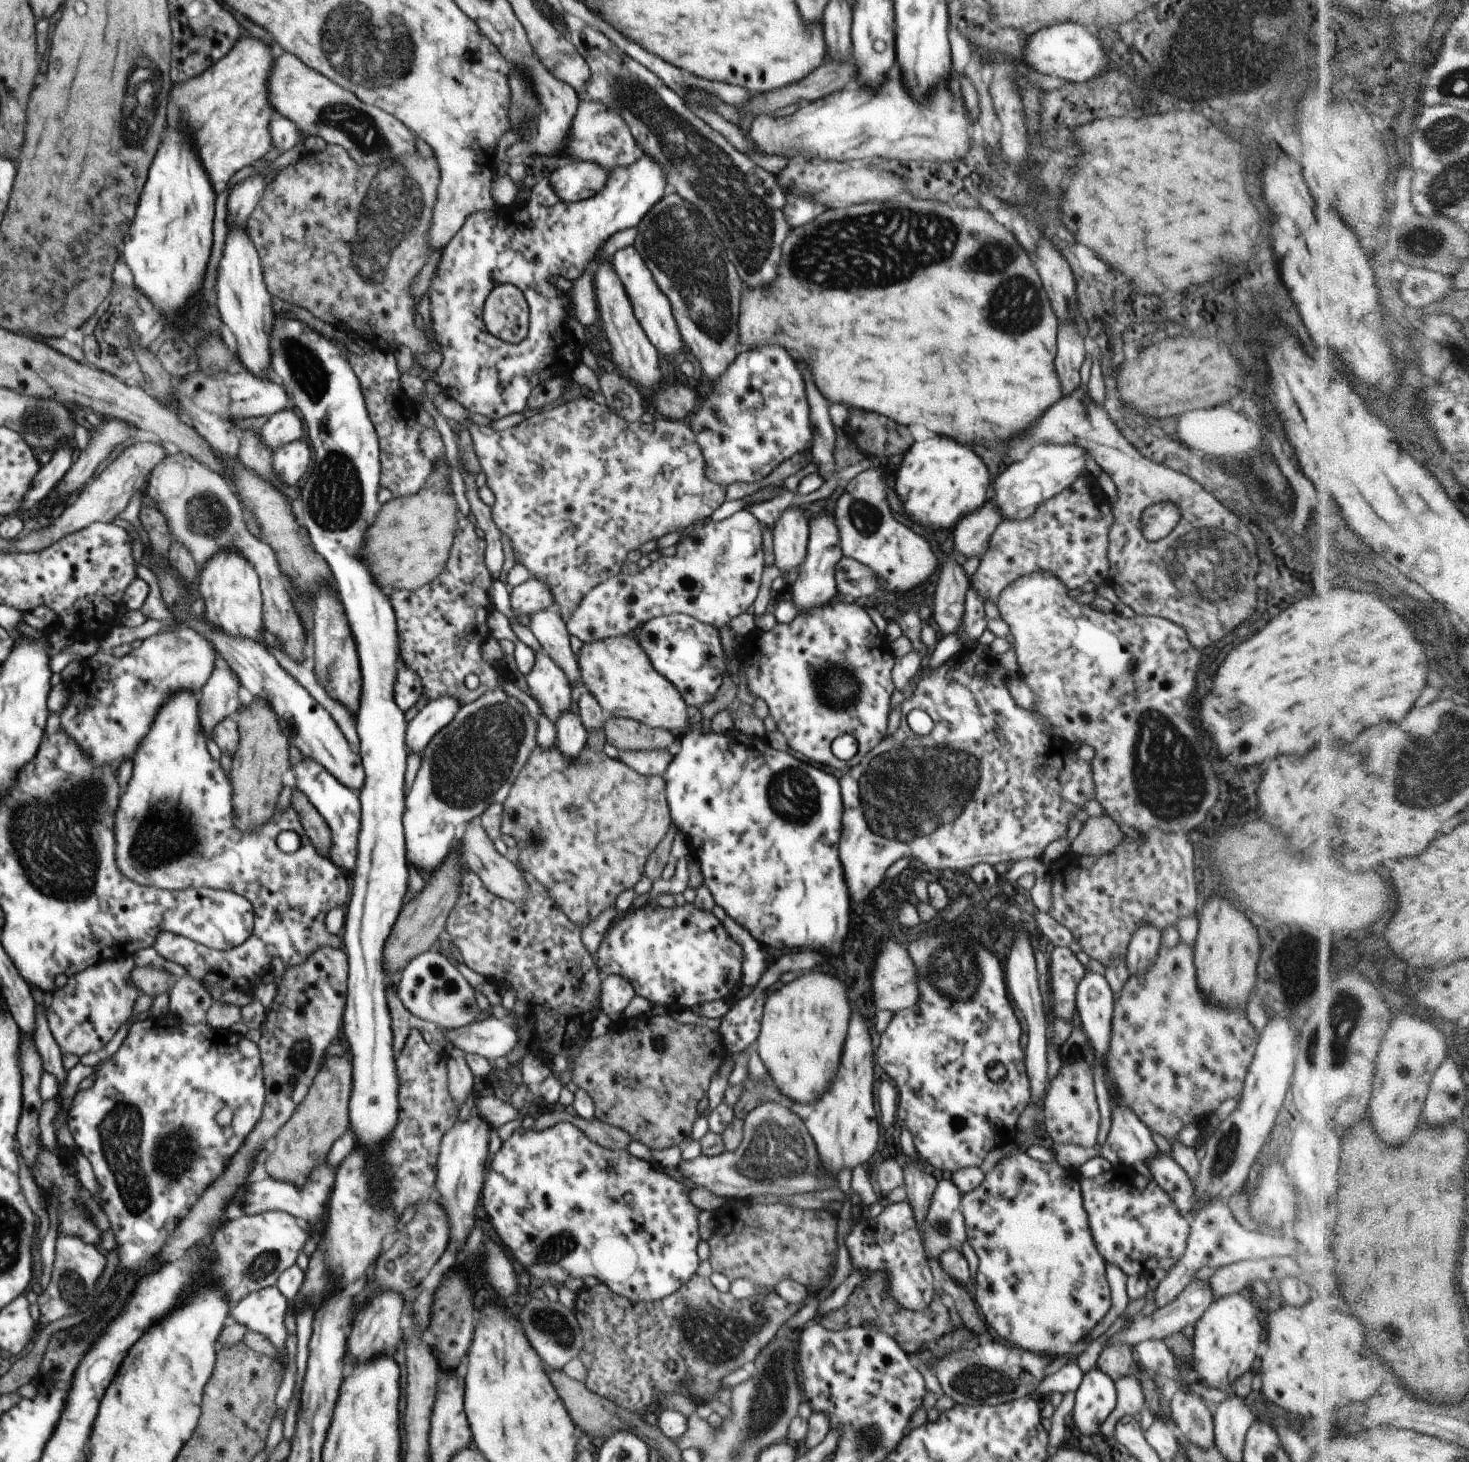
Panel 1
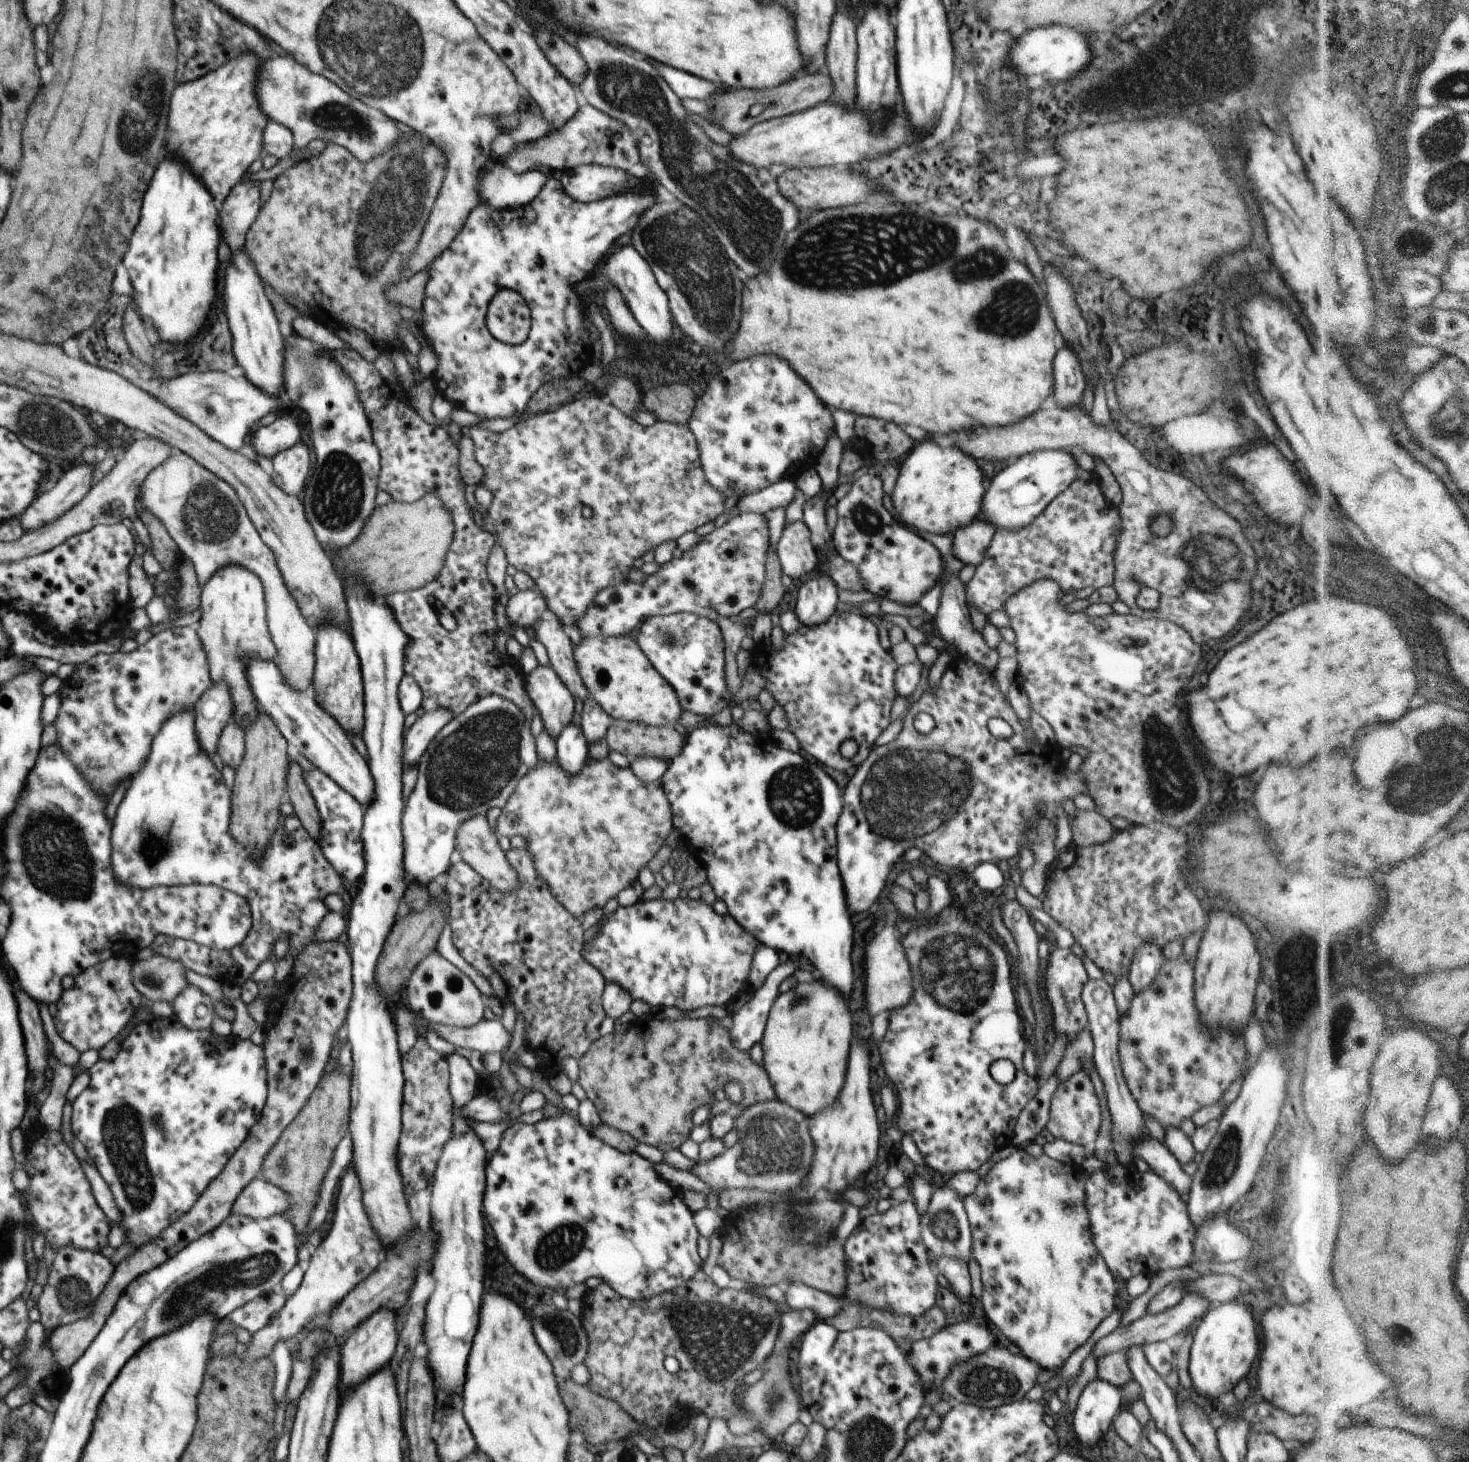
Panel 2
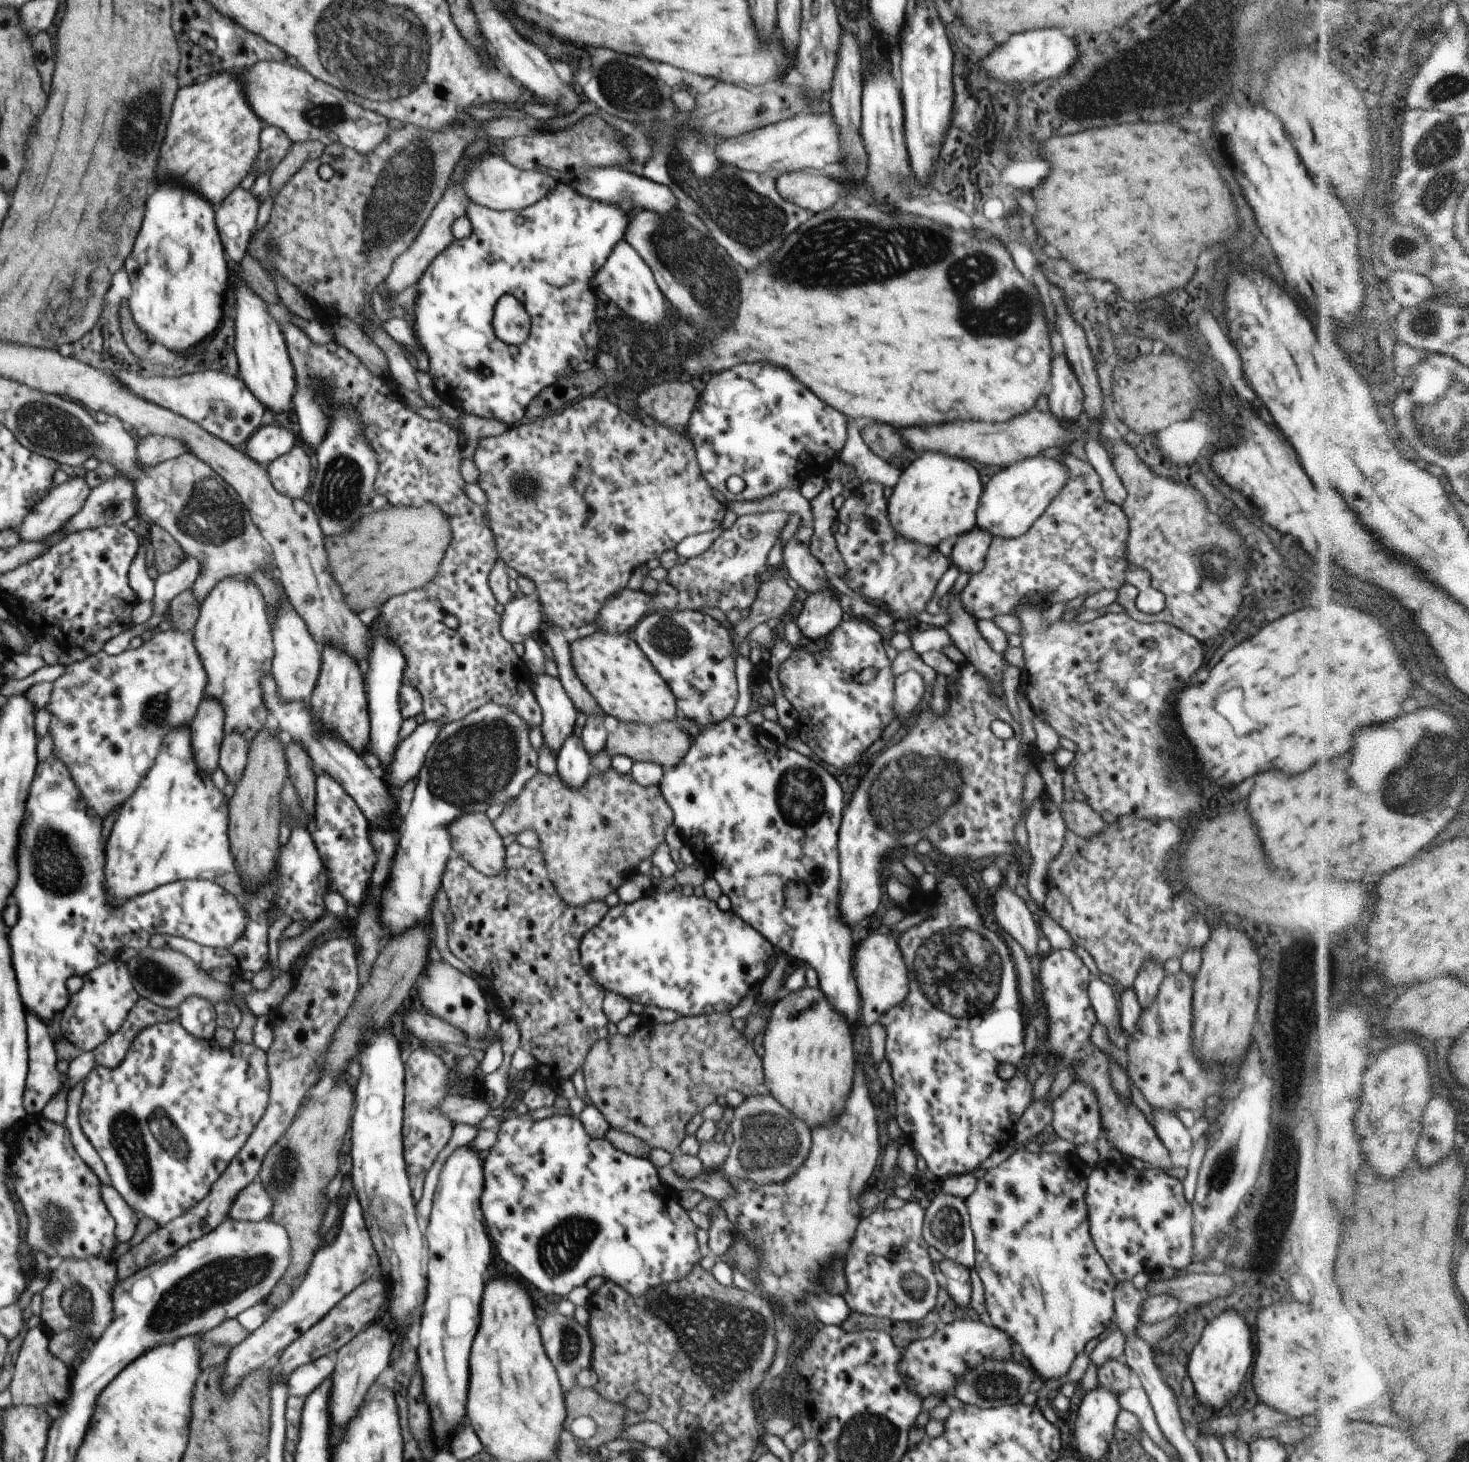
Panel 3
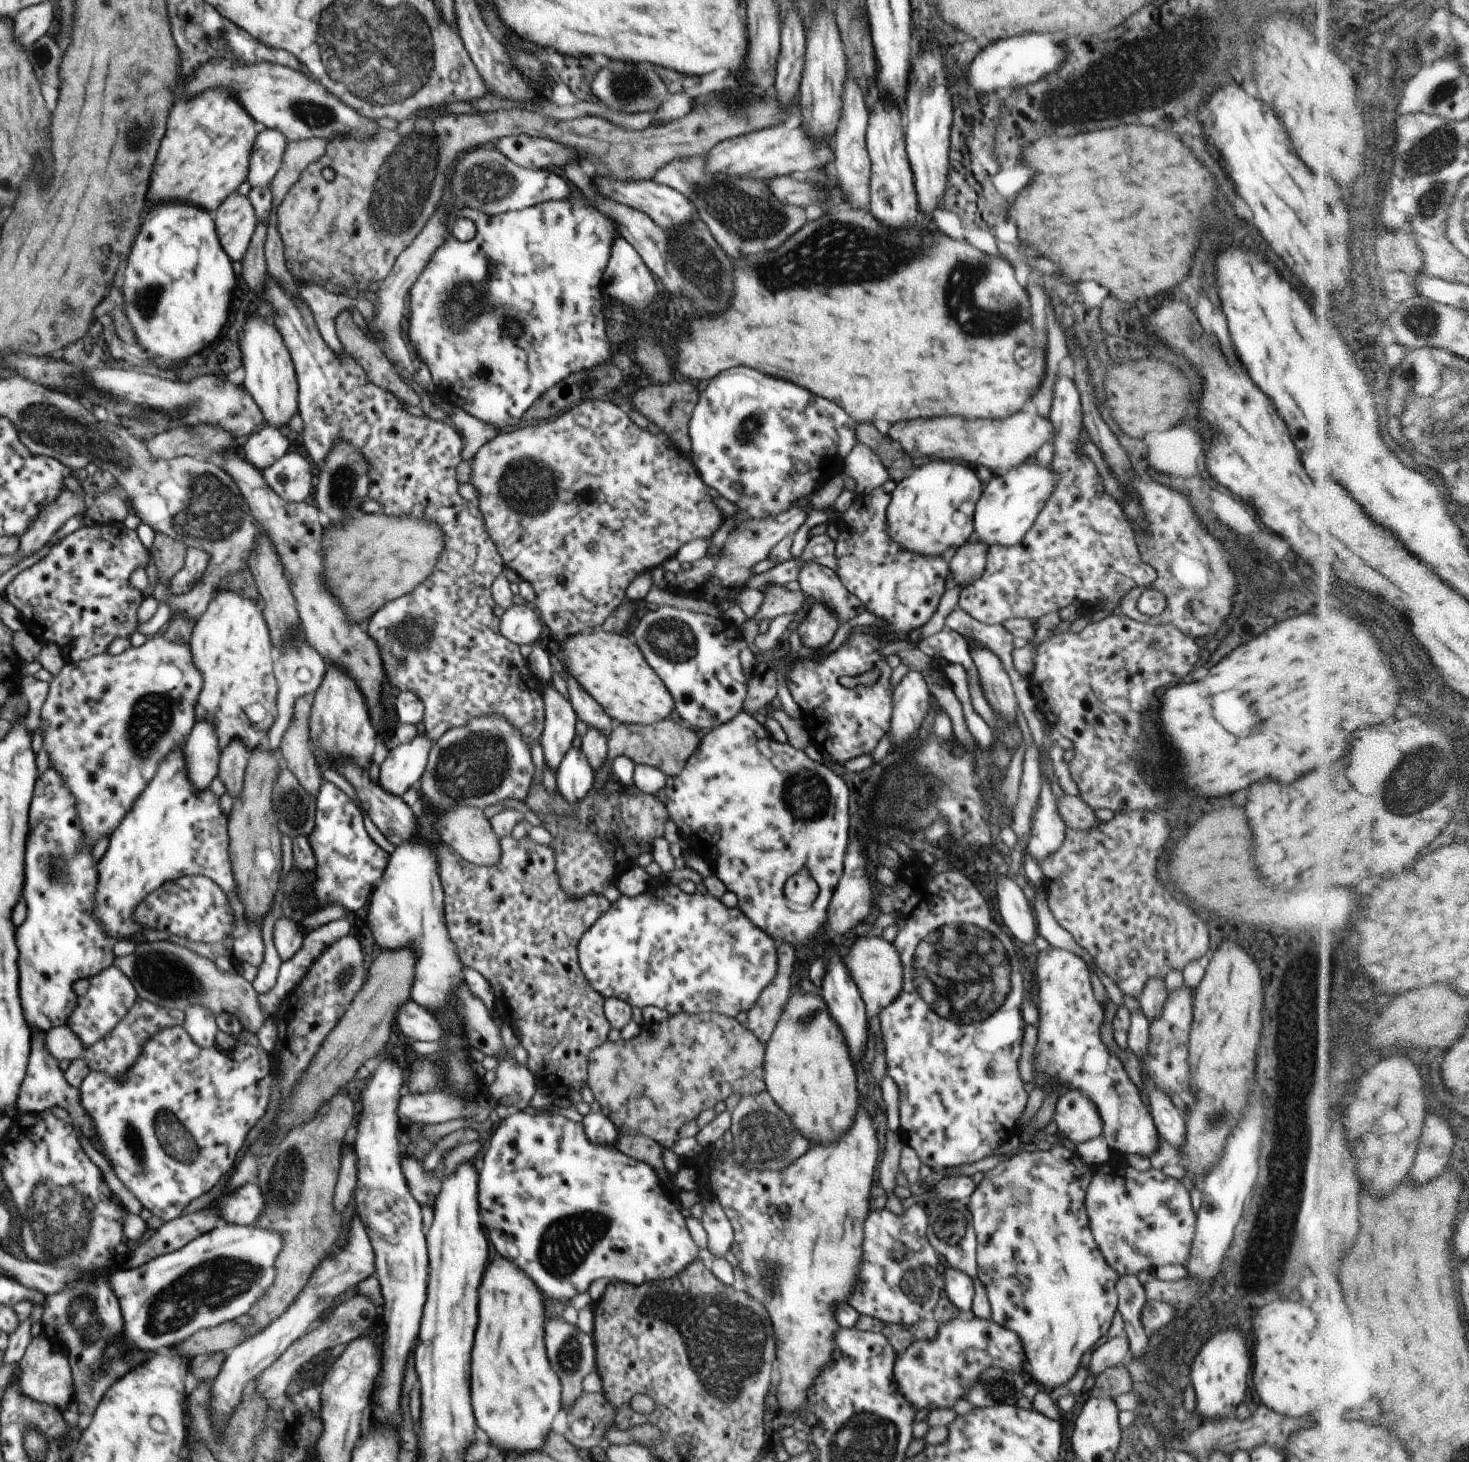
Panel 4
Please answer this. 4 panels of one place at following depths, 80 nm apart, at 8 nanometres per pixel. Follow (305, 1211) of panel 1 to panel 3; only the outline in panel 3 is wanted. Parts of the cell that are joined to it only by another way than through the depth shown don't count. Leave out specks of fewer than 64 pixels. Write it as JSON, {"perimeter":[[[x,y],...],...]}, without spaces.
{"perimeter":[[[256,1179],[236,1195],[229,1216],[235,1221],[266,1221],[273,1206],[273,1198],[270,1198],[265,1186]]]}

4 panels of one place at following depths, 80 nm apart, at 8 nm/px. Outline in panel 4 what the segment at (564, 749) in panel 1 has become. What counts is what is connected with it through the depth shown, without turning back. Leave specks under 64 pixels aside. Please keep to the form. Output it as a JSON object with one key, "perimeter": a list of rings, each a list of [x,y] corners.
{"perimeter":[[[572,747],[562,759],[558,770],[557,790],[564,800],[579,803],[592,790],[595,772],[581,750]]]}

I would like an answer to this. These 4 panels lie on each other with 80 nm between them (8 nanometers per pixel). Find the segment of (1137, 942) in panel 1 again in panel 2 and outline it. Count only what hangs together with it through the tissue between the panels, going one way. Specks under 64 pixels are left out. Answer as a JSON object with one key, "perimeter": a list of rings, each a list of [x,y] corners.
{"perimeter":[[[1153,943],[1143,944],[1136,949],[1131,969],[1127,974],[1136,993],[1141,993],[1154,982],[1162,968],[1163,961],[1162,950]]]}

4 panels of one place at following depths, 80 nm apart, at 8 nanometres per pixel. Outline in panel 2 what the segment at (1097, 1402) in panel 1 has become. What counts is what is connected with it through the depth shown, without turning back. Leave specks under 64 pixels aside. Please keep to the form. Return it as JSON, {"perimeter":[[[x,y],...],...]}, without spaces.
{"perimeter":[[[1096,1378],[1080,1394],[1069,1425],[1084,1446],[1094,1446],[1111,1430],[1120,1406],[1122,1397],[1119,1388],[1102,1378]]]}

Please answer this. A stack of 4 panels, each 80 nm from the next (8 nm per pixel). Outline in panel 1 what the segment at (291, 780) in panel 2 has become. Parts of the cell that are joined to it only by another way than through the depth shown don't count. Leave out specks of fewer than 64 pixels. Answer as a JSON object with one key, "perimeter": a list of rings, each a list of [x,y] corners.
{"perimeter":[[[296,787],[293,788],[291,806],[298,812],[310,844],[314,846],[315,850],[318,850],[318,854],[322,854],[324,858],[329,859],[328,852],[332,848],[332,838],[330,838],[332,834],[326,820],[312,806],[312,802],[306,798],[306,794],[300,792]]]}

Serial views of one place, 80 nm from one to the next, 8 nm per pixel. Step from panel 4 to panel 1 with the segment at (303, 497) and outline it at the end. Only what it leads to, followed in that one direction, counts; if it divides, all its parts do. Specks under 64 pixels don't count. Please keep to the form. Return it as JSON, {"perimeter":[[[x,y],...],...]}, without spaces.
{"perimeter":[[[294,440],[287,446],[273,451],[273,466],[276,476],[286,486],[296,486],[310,466],[310,448],[304,440]]]}

